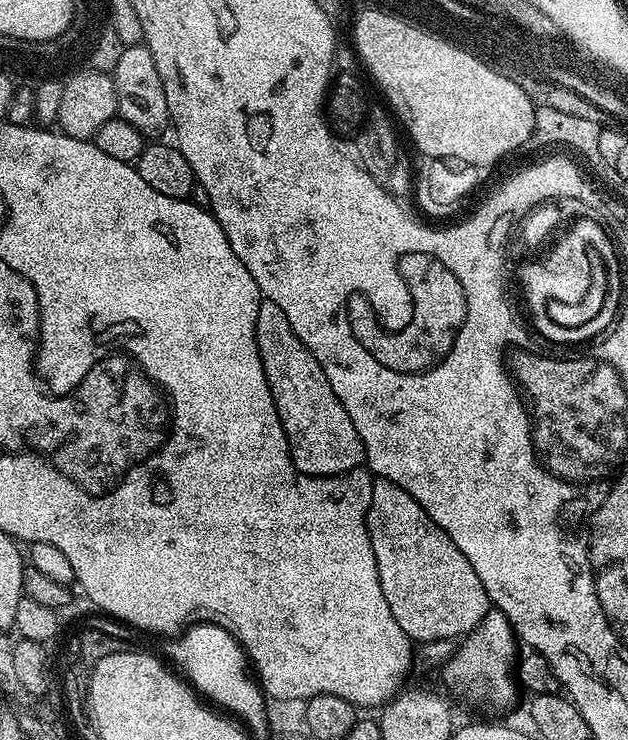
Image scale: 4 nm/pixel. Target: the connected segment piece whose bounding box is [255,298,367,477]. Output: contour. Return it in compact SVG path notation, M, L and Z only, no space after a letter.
M269 299L260 301L255 336L263 373L287 436L288 452L295 468L307 476L330 477L361 467L367 461L365 444L358 438L350 414L338 401L314 354L310 354L305 343L294 333L286 314Z

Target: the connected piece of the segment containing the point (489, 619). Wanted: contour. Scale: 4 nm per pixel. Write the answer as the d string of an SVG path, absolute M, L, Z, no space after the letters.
M489 610L472 632L463 637L464 645L453 651L443 665L444 680L456 692L473 692L492 708L508 708L516 700L518 684L514 679L514 665L518 659L518 637L510 622L495 610Z

